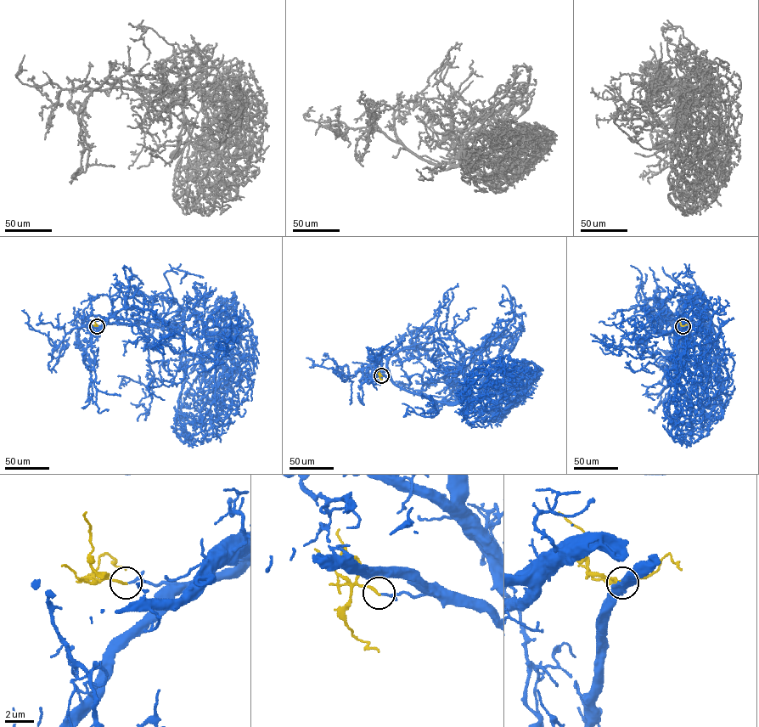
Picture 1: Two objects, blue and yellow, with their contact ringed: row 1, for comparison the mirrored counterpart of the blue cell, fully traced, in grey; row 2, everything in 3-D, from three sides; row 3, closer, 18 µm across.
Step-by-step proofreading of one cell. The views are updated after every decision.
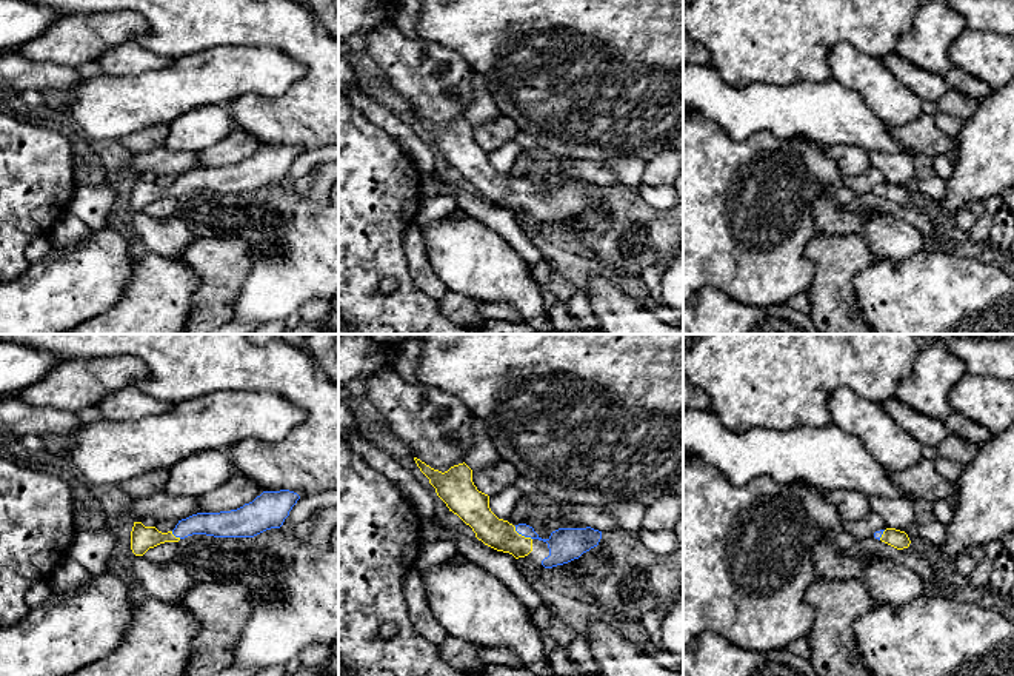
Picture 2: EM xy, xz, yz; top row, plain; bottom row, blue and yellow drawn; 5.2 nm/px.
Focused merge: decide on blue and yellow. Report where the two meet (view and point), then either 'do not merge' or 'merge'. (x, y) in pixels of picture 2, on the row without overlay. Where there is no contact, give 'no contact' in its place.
xz (522, 190) | merge

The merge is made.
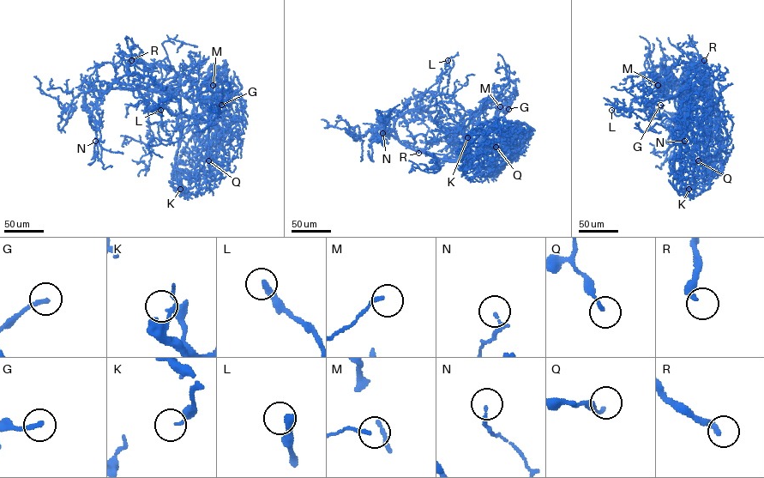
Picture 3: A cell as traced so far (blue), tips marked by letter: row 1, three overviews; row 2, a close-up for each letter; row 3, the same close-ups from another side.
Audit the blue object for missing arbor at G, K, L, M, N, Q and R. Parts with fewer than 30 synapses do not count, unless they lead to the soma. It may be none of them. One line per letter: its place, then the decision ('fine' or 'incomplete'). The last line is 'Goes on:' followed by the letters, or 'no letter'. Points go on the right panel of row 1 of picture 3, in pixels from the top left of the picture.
G: (660, 105) | fine
K: (688, 189) | fine
L: (611, 110) | incomplete
M: (658, 85) | fine
N: (684, 141) | fine
Q: (698, 160) | fine
R: (704, 60) | incomplete
Goes on: L, R

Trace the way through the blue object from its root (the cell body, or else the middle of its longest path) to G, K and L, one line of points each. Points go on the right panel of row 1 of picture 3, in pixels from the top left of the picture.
G: (700, 127), (703, 117), (669, 118), (664, 115), (649, 120), (650, 111), (662, 108), (660, 105)
K: (700, 127), (701, 119), (709, 113), (716, 120), (709, 156), (694, 176), (682, 181), (687, 193), (688, 189)
L: (700, 127), (703, 117), (669, 118), (646, 105), (645, 111), (625, 108), (619, 116), (611, 110)

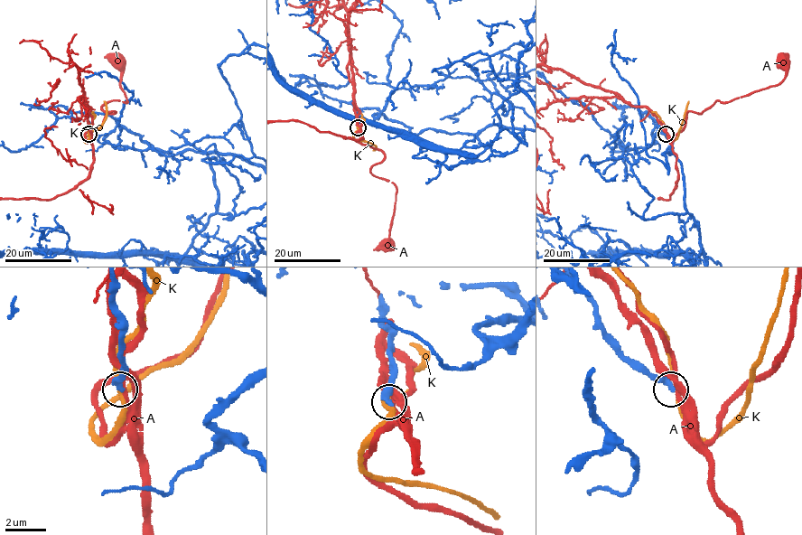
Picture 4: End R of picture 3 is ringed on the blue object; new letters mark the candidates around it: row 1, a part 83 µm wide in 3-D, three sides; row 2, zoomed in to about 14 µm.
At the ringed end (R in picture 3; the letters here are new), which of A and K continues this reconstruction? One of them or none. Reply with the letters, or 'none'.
none

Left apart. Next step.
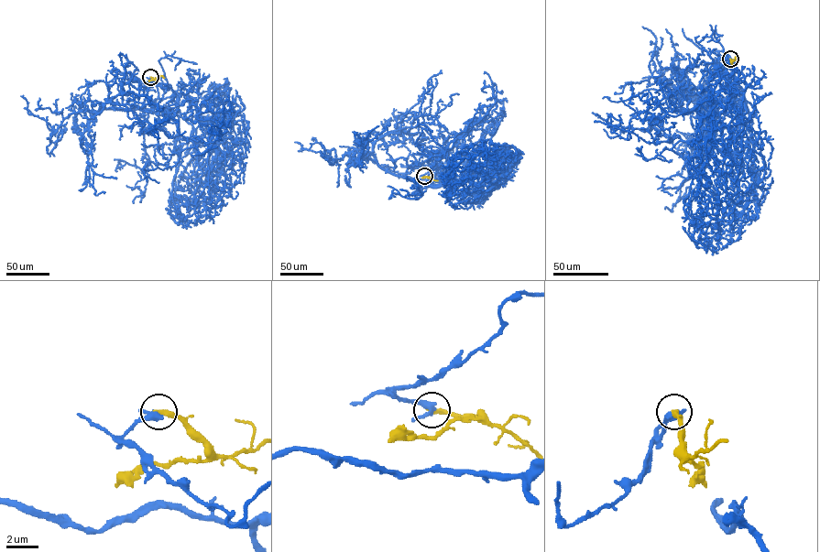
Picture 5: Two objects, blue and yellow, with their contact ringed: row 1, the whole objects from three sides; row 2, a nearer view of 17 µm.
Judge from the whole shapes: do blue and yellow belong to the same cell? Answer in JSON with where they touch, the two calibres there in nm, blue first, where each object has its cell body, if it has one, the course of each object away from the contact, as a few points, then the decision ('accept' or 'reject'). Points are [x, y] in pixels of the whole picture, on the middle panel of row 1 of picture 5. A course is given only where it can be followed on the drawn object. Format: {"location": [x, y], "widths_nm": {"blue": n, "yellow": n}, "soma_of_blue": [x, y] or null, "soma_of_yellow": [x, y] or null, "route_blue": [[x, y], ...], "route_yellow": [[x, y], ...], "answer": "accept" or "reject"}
{"location": [424, 176], "widths_nm": {"blue": 340, "yellow": 320}, "soma_of_blue": [450, 175], "soma_of_yellow": null, "route_blue": [[424, 176], [428, 170], [437, 171], [431, 184], [420, 188], [421, 185], [448, 182], [450, 174]], "route_yellow": [[424, 176], [438, 180]], "answer": "reject"}

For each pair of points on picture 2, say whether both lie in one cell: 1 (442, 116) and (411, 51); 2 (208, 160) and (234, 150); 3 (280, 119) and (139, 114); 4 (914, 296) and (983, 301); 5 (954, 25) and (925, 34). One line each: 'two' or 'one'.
1: one
2: one
3: two
4: one
5: one

